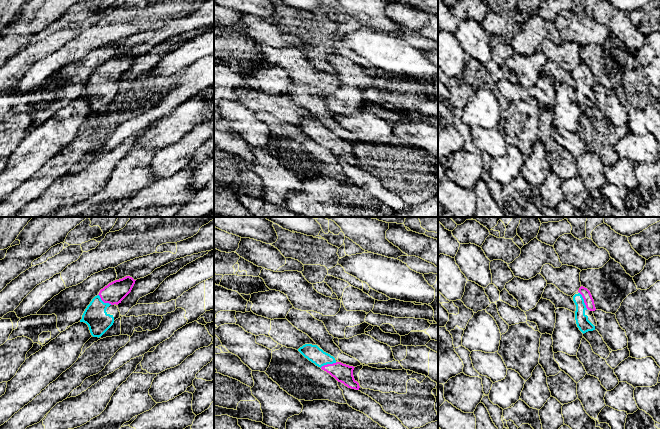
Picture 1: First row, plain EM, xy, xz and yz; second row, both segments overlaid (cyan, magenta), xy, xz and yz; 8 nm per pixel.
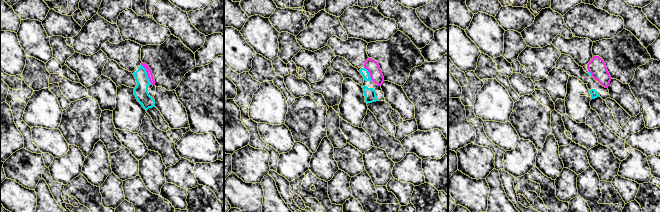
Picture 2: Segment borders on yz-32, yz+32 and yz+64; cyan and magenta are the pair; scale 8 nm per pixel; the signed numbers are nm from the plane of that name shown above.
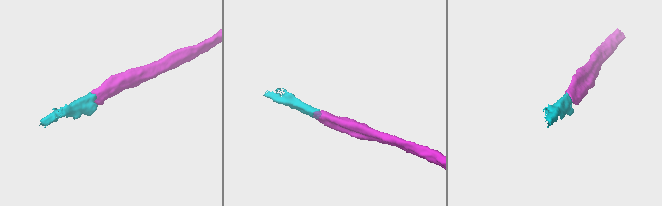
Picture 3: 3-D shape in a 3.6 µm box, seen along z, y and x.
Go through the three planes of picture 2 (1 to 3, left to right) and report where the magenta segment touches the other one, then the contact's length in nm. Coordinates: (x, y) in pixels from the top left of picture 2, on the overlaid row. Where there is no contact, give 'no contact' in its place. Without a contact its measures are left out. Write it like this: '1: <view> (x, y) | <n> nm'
1: yz-32 (146, 74) | 190 nm
2: yz+32 (368, 73) | 120 nm
3: yz+64 (590, 74) | 50 nm

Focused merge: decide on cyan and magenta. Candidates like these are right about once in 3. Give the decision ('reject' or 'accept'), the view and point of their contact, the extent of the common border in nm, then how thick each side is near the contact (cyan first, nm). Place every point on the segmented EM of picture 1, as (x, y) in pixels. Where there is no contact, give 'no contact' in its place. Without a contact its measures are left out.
accept; contact yz (583, 300); length 150 nm; calibres 110 and 80 nm

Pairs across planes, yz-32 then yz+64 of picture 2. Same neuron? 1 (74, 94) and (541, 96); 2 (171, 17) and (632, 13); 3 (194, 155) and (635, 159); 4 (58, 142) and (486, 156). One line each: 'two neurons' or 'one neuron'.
1: two neurons
2: one neuron
3: two neurons
4: two neurons

